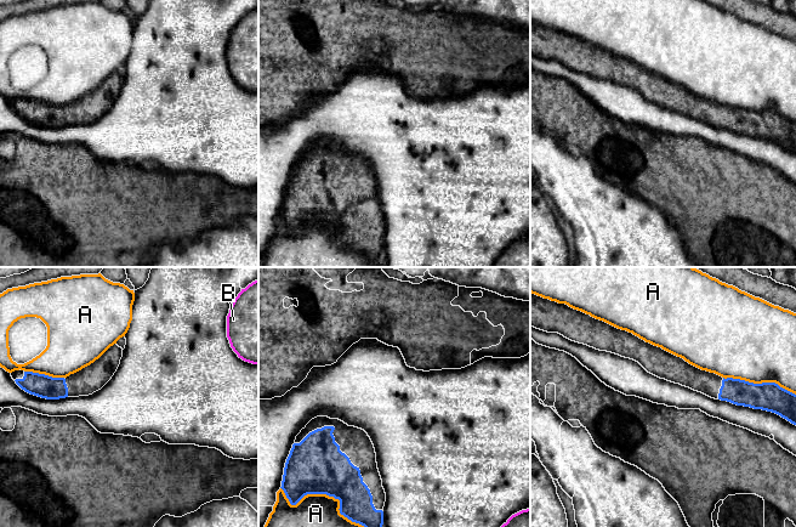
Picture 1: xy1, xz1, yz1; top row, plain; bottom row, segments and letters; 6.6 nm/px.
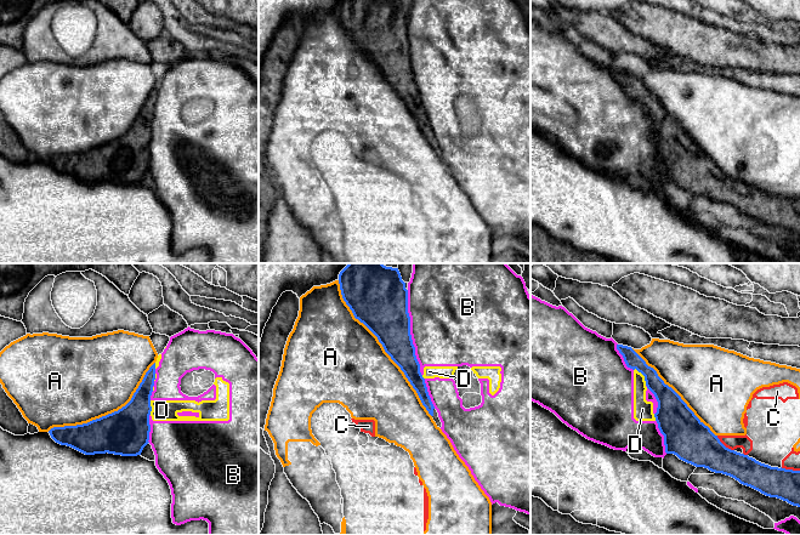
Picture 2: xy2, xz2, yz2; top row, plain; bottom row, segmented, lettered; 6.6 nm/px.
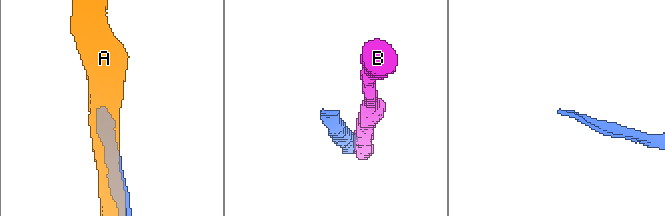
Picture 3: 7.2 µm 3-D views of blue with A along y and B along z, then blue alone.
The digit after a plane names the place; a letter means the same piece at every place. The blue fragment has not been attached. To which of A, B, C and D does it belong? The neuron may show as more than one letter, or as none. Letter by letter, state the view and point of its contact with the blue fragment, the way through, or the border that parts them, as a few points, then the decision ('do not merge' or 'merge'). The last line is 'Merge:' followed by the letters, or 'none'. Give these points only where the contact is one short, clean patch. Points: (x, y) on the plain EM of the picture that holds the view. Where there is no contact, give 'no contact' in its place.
A: contact xz2 (384, 77); do not merge
B: contact xz2 (409, 61); do not merge
C: contact yz2 (724, 174); do not merge
D: contact yz2 (644, 103); border yz2 (635, 96), (644, 104), (646, 113); do not merge
Merge: none

